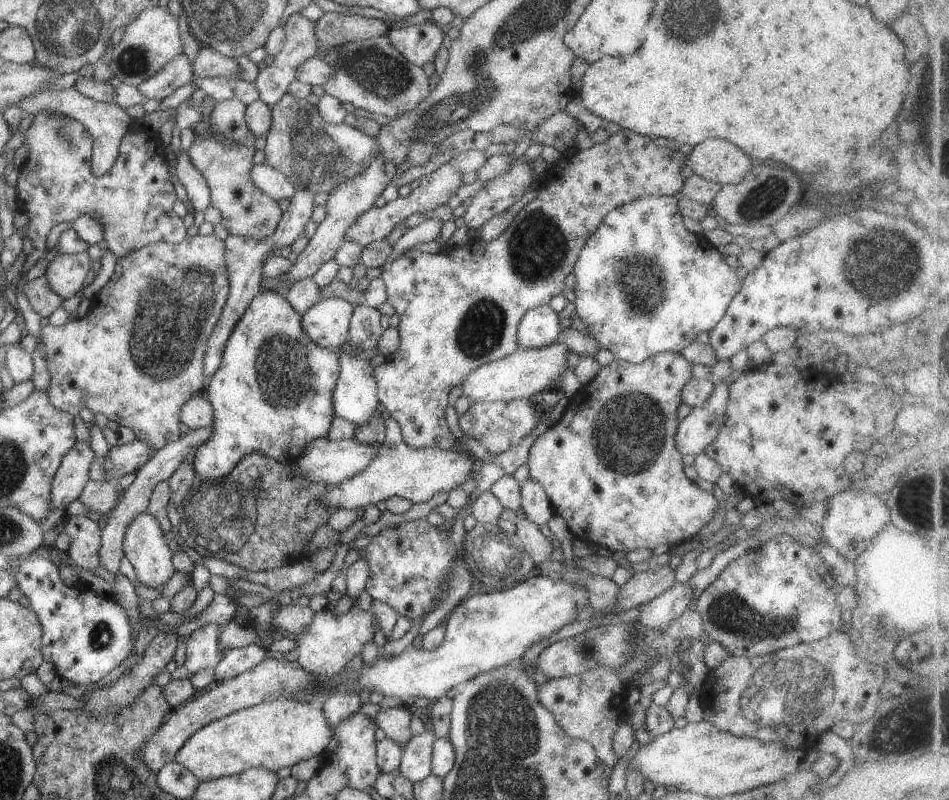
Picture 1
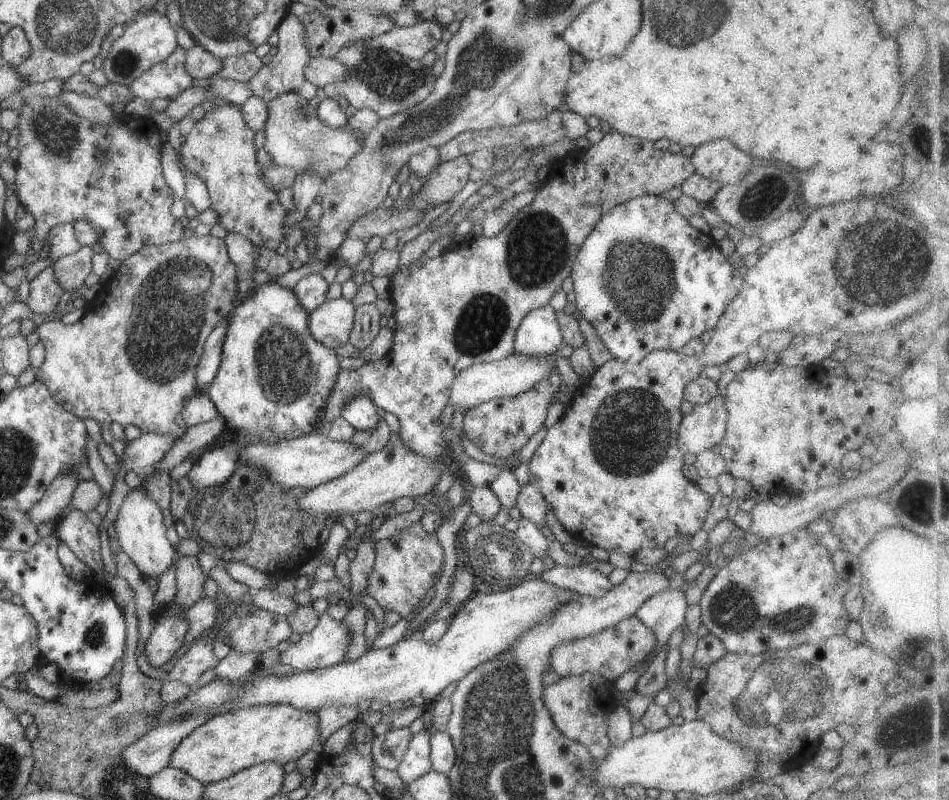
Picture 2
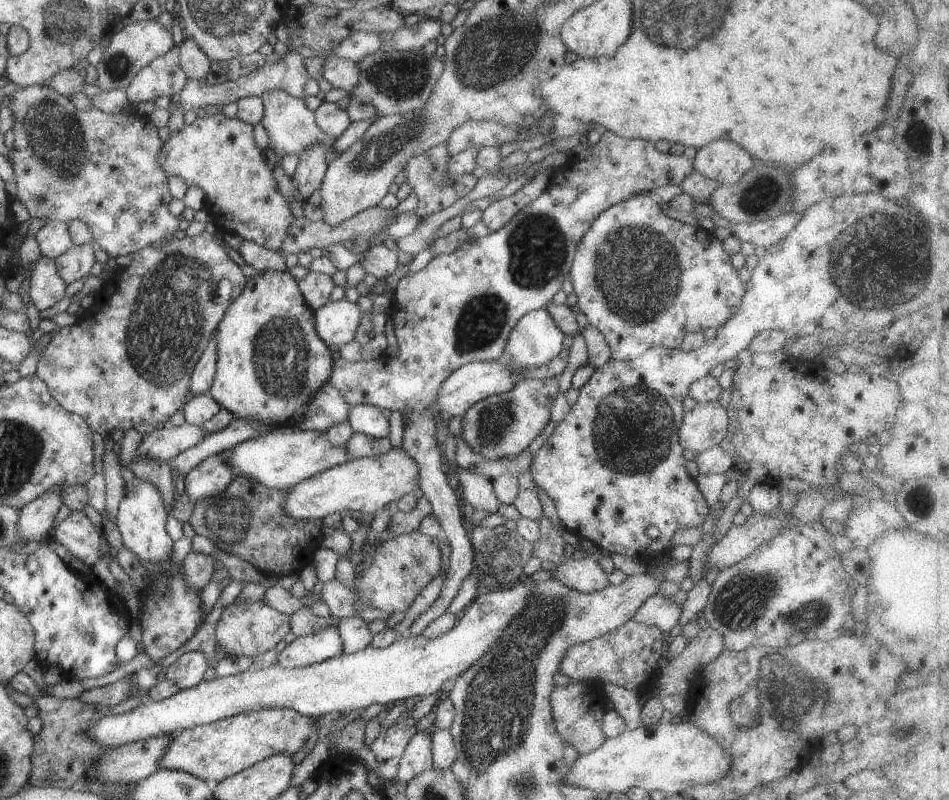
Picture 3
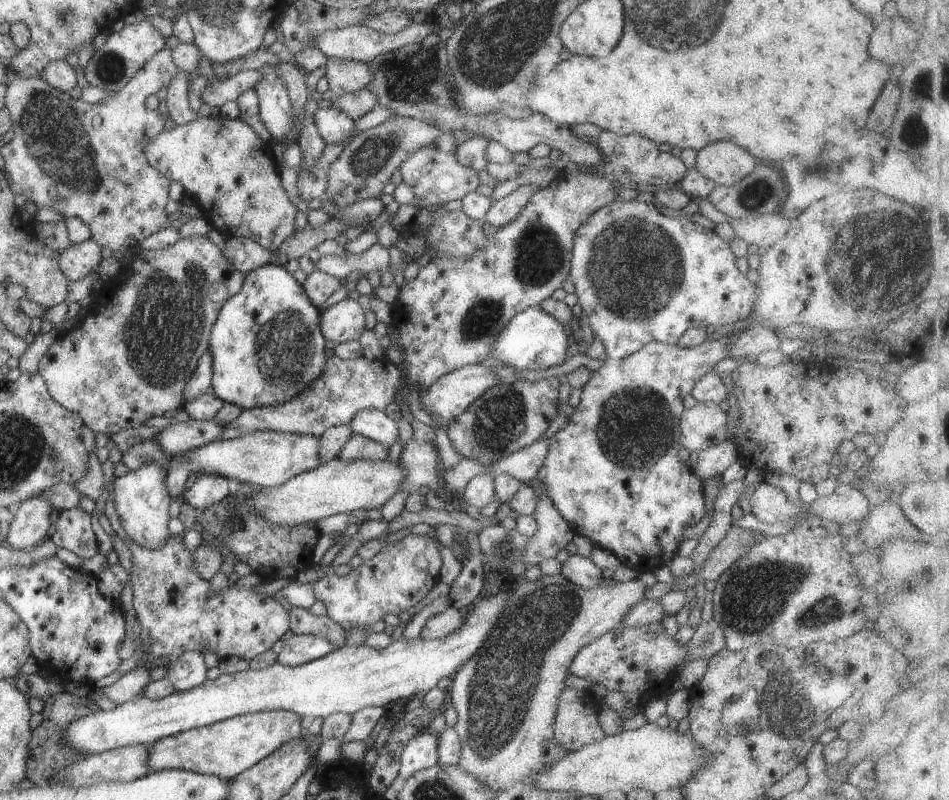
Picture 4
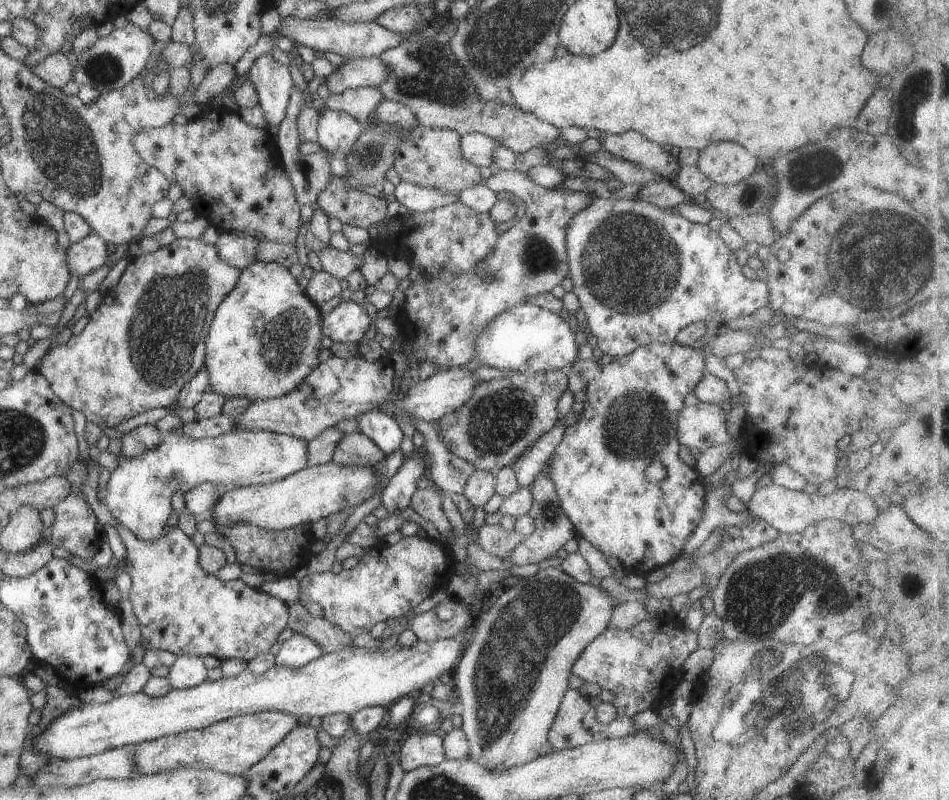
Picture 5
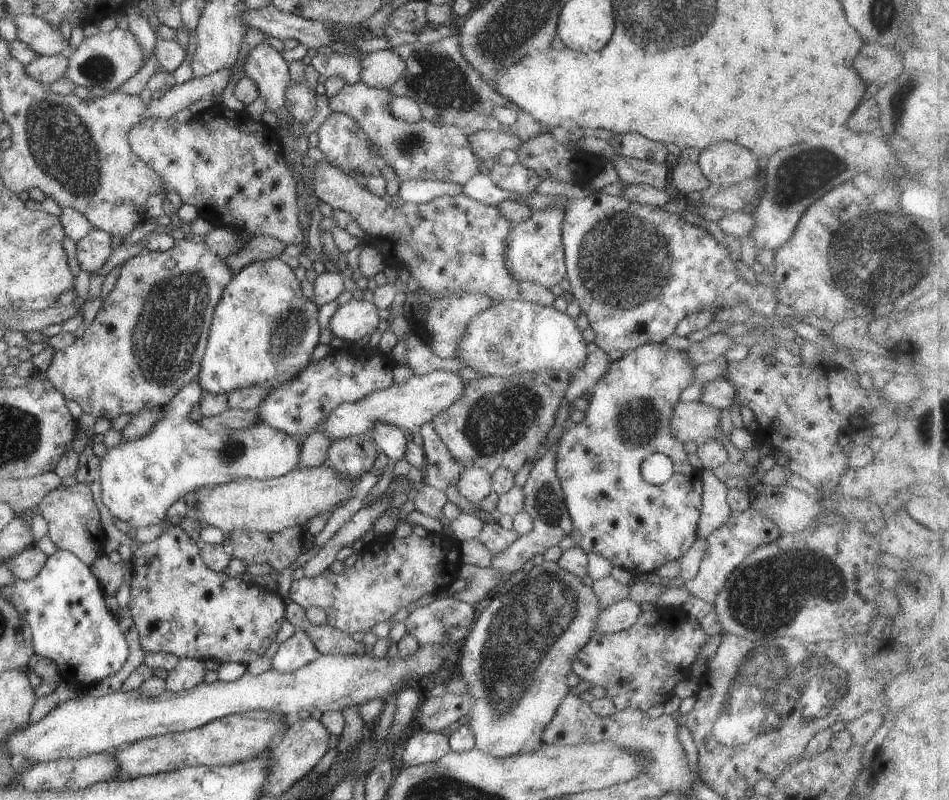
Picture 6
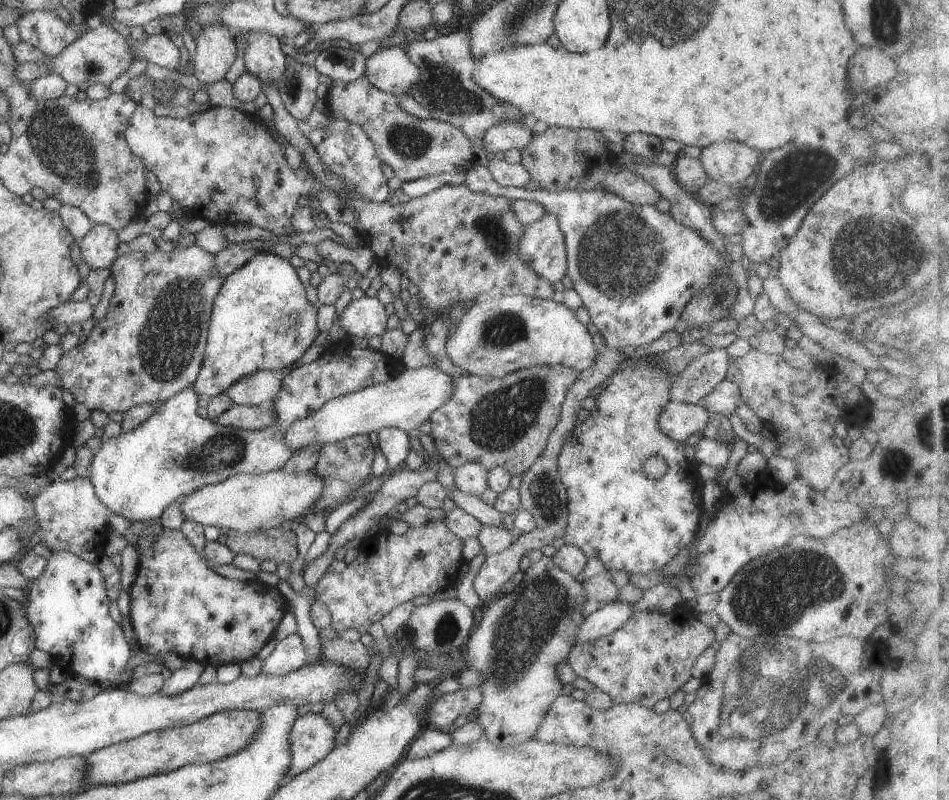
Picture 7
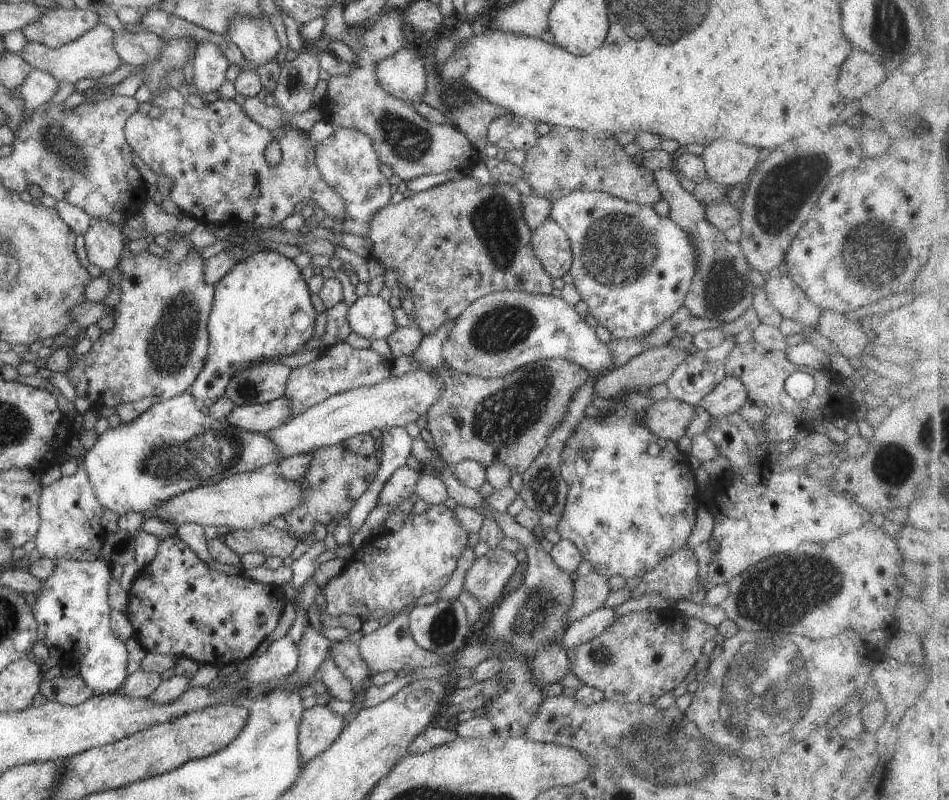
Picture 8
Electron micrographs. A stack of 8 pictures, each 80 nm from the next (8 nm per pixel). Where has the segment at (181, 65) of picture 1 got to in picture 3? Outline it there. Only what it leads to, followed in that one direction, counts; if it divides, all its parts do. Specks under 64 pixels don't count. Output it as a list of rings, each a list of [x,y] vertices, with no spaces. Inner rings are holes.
[[[173,45],[167,52],[148,62],[124,88],[127,107],[117,113],[104,113],[96,108],[78,109],[69,97],[59,94],[46,84],[40,87],[19,87],[11,95],[8,107],[13,115],[13,146],[7,148],[15,178],[15,197],[33,218],[47,221],[83,221],[91,233],[91,244],[101,248],[110,257],[131,254],[144,246],[171,237],[177,228],[178,217],[167,211],[171,195],[167,190],[166,174],[157,162],[162,145],[157,129],[145,116],[132,112],[131,104],[154,101],[158,96],[170,97],[178,93],[187,78],[178,65],[179,47]]]

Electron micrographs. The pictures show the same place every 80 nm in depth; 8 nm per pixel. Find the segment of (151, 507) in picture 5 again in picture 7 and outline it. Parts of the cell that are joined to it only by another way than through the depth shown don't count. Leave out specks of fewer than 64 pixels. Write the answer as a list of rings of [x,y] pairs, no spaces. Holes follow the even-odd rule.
[[[192,386],[183,388],[168,400],[156,405],[153,414],[139,426],[127,432],[119,432],[111,438],[101,437],[101,446],[93,450],[89,464],[89,482],[95,497],[111,513],[132,522],[156,524],[162,513],[180,496],[185,496],[206,485],[218,484],[235,474],[263,474],[279,471],[287,462],[291,451],[281,438],[282,430],[275,424],[261,430],[247,431],[215,424],[197,414],[196,401],[199,399]]]

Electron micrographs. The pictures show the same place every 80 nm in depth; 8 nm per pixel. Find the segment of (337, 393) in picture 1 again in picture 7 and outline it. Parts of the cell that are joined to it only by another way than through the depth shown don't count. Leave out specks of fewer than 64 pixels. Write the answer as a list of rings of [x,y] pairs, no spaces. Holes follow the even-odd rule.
[[[383,427],[377,432],[379,449],[383,453],[387,466],[385,476],[403,463],[410,449],[410,440],[407,433],[396,427]]]

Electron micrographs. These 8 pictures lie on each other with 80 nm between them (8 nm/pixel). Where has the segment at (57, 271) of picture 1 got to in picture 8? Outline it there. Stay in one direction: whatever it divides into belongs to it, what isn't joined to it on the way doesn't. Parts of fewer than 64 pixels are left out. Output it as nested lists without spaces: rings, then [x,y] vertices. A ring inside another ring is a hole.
[[[94,221],[84,233],[85,252],[89,263],[101,271],[110,272],[126,246],[122,240],[122,232],[112,223]]]

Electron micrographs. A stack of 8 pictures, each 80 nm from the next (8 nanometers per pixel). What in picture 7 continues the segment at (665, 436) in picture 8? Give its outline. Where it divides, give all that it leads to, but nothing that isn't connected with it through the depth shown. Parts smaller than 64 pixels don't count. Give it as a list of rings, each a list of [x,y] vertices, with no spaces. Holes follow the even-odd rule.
[[[668,401],[657,414],[657,426],[664,436],[684,443],[691,435],[701,433],[711,413],[702,406]]]

